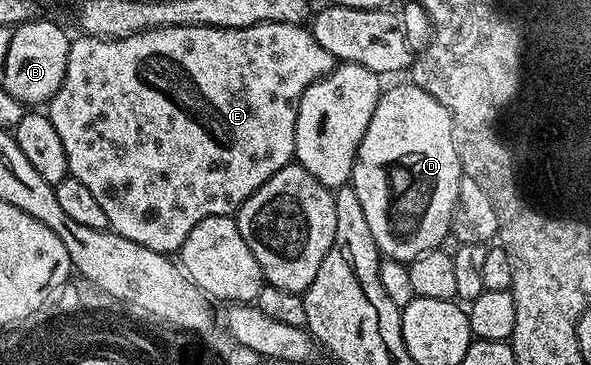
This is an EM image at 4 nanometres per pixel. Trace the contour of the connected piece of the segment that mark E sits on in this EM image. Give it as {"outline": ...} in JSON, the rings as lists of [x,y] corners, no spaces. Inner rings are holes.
{"outline":[[[267,23],[266,25],[243,27],[242,29],[220,29],[219,27],[207,27],[206,25],[184,25],[183,27],[152,29],[146,33],[136,33],[130,37],[118,37],[116,39],[102,39],[99,37],[86,37],[84,35],[78,36],[78,38],[78,41],[76,38],[69,46],[67,71],[65,72],[63,83],[59,87],[57,94],[47,103],[47,116],[51,119],[55,131],[59,131],[59,139],[63,139],[63,151],[67,155],[69,176],[83,183],[83,187],[87,187],[87,191],[91,191],[91,195],[95,195],[95,203],[99,203],[99,207],[103,207],[103,211],[109,220],[108,228],[112,232],[119,234],[123,239],[131,239],[131,243],[139,243],[151,251],[166,255],[176,254],[180,250],[182,243],[184,243],[191,231],[191,227],[195,227],[195,223],[199,223],[208,217],[228,217],[236,214],[237,210],[241,208],[241,204],[256,189],[263,187],[263,183],[267,183],[267,179],[271,179],[271,175],[275,175],[275,171],[279,171],[284,165],[290,164],[294,160],[295,154],[293,148],[295,147],[297,105],[301,102],[303,91],[307,91],[307,87],[311,87],[311,83],[315,83],[320,77],[326,77],[335,68],[335,58],[331,55],[331,51],[323,51],[323,47],[319,47],[319,43],[313,38],[313,34],[308,28],[300,25],[288,25],[287,23]]]}

